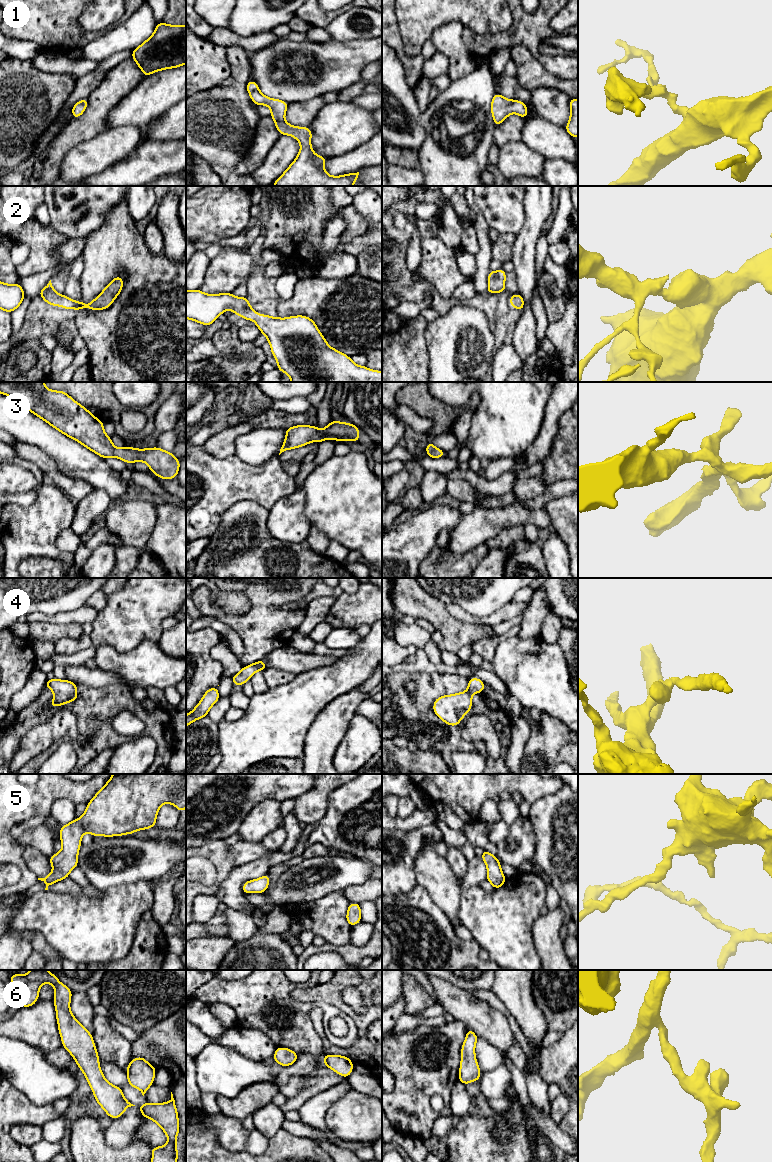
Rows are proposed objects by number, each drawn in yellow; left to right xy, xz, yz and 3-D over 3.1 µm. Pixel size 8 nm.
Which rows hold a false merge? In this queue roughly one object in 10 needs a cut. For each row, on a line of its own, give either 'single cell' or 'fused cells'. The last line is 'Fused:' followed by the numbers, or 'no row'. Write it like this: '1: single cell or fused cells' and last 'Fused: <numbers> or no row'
1: single cell
2: single cell
3: single cell
4: single cell
5: single cell
6: single cell
Fused: no row

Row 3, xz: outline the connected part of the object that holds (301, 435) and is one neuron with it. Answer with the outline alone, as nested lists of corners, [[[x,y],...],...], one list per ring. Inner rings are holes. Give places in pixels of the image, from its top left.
[[[333,420],[322,430],[309,425],[286,428],[286,437],[279,455],[286,450],[305,446],[313,441],[320,443],[326,439],[359,442],[359,428],[354,424]]]

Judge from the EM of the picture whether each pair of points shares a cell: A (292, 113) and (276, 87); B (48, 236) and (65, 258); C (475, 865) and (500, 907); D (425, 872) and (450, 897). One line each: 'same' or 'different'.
A: different
B: different
C: different
D: same

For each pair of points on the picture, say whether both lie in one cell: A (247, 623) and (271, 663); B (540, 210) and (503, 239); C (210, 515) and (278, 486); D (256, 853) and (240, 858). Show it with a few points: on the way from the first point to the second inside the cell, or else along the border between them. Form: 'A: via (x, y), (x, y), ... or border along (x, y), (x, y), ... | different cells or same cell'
A: border along (281, 645), (269, 651), (262, 659) | different cells
B: border along (516, 236), (512, 246), (511, 259) | different cells
C: via (227, 498), (239, 486), (261, 486) | same cell
D: via (252, 853), (244, 854) | same cell

